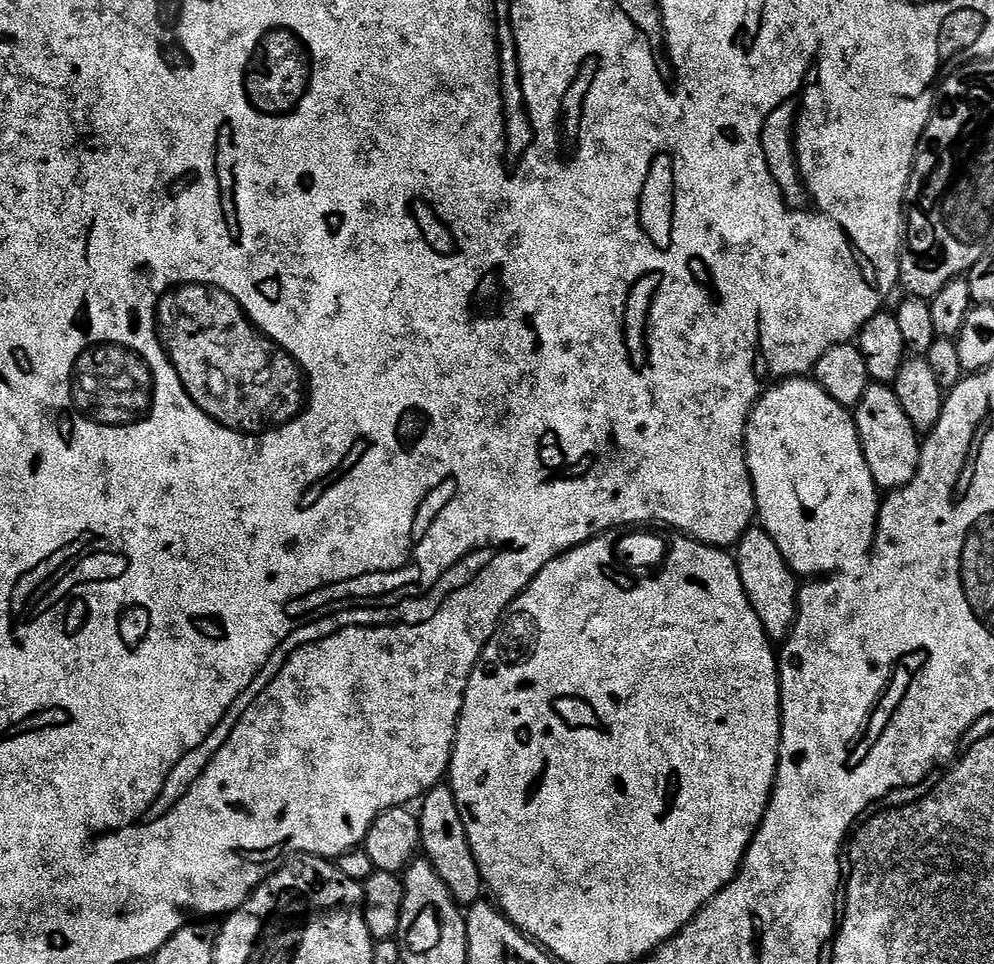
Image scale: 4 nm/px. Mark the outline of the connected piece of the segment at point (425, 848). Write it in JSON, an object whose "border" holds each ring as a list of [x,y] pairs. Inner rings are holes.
{"border":[[[441,782],[429,792],[424,793],[418,804],[418,815],[420,817],[420,846],[423,855],[434,866],[438,878],[446,882],[457,904],[471,906],[477,903],[481,899],[480,891],[483,893],[486,885],[480,876],[478,862],[474,862],[474,854],[466,838],[466,826],[462,826],[462,814],[458,814],[458,806],[451,787]]]}

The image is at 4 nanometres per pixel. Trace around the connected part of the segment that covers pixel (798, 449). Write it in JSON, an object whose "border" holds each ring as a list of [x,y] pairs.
{"border":[[[789,378],[772,385],[760,401],[754,405],[748,416],[748,425],[744,431],[744,456],[748,459],[748,473],[752,479],[752,489],[756,495],[756,516],[759,527],[774,538],[778,550],[782,550],[782,558],[792,567],[793,572],[800,578],[820,578],[825,574],[844,574],[840,572],[852,572],[863,569],[866,561],[872,555],[872,544],[876,540],[876,520],[880,517],[882,503],[881,493],[876,487],[874,478],[870,474],[870,466],[866,466],[864,451],[860,445],[860,435],[856,429],[853,413],[844,408],[822,386],[812,378]]]}

